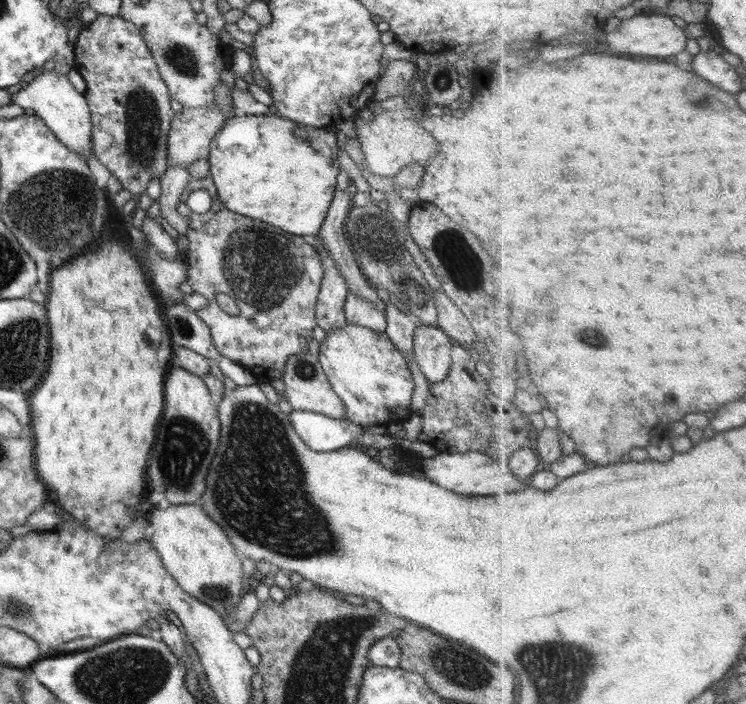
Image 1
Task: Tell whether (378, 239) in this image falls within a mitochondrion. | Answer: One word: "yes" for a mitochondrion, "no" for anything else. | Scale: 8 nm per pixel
yes

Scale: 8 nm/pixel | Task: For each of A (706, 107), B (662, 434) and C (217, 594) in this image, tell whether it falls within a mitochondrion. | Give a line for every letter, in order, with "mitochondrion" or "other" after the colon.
A: mitochondrion
B: other
C: mitochondrion

